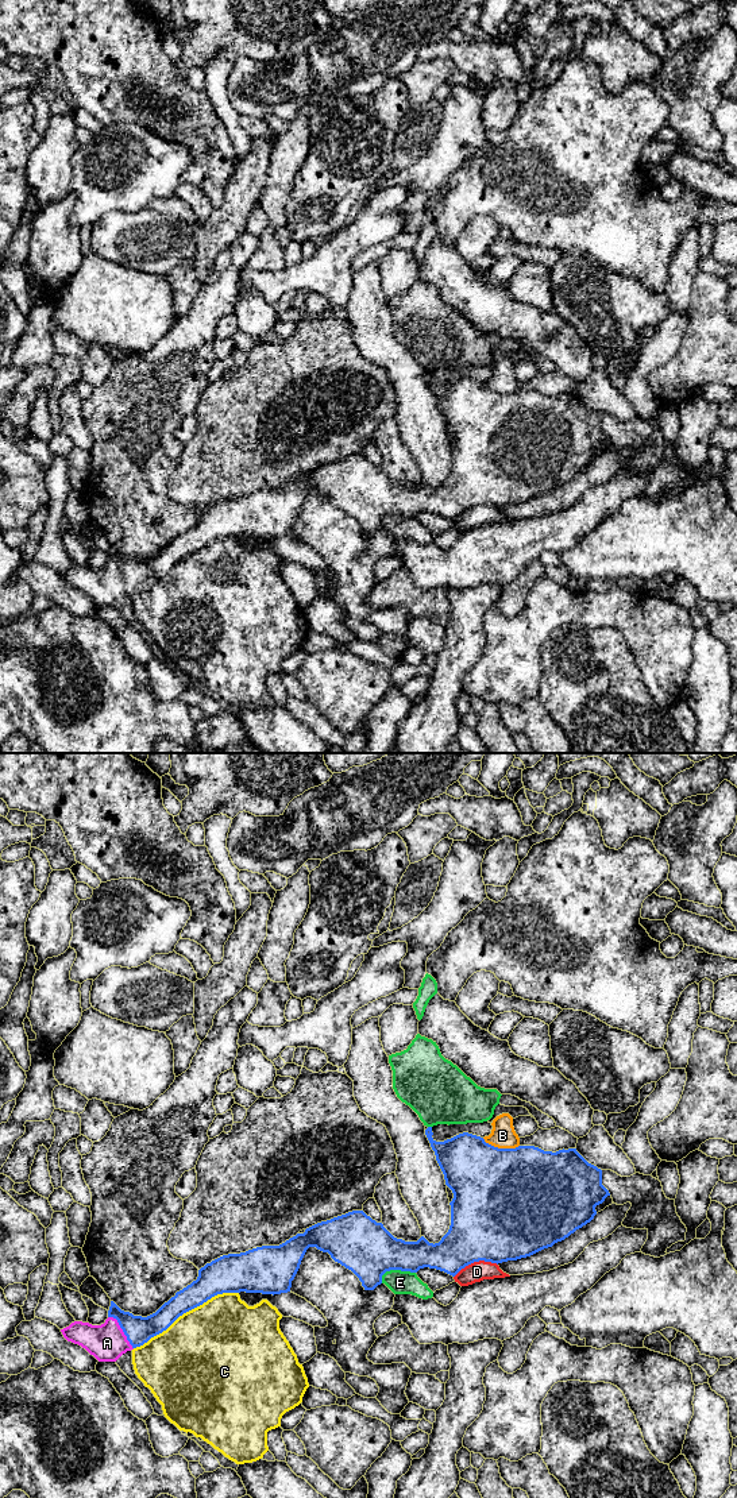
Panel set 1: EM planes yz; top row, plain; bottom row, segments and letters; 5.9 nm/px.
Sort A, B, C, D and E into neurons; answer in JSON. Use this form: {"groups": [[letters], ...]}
{"groups": [["A"], ["B"], ["C"], ["D"], ["E"]]}

